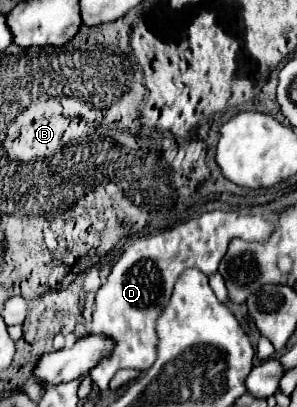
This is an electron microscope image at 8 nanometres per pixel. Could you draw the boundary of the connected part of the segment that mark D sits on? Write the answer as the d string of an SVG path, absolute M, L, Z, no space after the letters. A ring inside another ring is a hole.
M208 211L196 219L168 227L156 235L140 237L136 243L126 247L118 263L112 267L106 283L96 293L92 315L94 319L90 325L92 333L104 333L118 343L114 353L110 357L104 357L90 373L100 391L108 389L108 383L118 369L132 367L146 371L156 361L156 319L168 305L172 287L182 271L196 267L210 277L218 271L230 239L240 237L244 241L266 241L272 229L272 219L240 215L234 211Z

